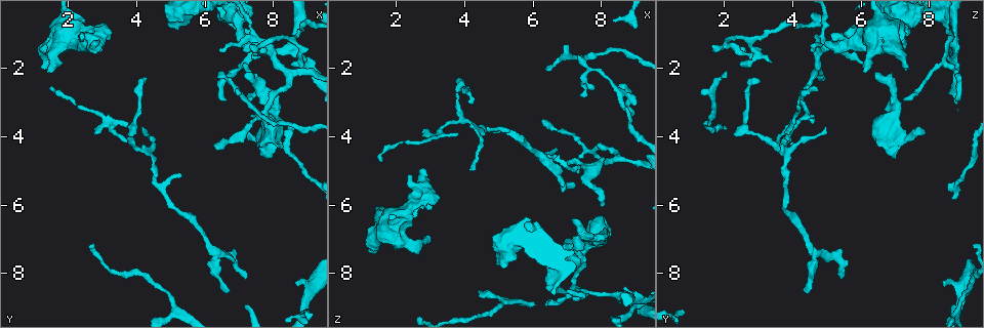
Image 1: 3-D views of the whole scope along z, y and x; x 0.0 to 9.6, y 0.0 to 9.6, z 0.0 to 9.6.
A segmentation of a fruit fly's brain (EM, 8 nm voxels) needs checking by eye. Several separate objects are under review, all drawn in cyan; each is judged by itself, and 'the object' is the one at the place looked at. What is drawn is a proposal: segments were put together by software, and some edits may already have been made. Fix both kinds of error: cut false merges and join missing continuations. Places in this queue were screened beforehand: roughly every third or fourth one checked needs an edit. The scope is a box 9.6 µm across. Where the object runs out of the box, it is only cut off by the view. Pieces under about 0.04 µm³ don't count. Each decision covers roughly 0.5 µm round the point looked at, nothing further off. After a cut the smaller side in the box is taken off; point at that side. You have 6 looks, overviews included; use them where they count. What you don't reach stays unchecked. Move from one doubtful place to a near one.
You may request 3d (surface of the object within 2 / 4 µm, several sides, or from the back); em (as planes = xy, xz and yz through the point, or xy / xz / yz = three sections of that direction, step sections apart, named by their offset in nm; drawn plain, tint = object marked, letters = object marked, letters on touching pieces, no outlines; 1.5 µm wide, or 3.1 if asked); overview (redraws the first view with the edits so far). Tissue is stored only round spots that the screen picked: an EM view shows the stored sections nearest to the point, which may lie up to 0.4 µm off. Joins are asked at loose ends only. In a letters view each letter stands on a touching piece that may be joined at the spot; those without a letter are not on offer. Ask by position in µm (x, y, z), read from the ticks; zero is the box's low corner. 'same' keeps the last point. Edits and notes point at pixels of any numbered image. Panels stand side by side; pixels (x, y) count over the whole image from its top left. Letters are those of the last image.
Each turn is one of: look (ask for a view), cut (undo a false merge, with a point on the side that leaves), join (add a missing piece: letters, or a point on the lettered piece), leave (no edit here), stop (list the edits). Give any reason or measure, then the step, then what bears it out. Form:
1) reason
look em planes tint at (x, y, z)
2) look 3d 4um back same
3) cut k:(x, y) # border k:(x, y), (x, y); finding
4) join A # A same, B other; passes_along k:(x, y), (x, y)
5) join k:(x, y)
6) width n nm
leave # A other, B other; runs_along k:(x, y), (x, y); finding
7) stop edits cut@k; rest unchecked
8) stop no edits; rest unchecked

thin end
look em xz step 4 letters at (2.80, 3.95, 3.85)

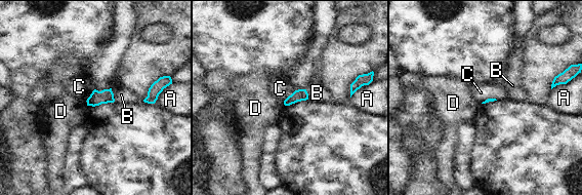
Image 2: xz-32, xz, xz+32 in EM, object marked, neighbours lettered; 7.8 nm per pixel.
cut it another way
look em planes letters same

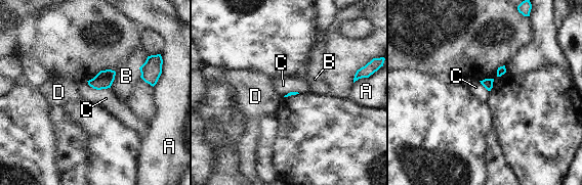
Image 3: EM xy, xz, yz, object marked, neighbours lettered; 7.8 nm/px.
leave # A other, B other, C other, D other; border 3:(86, 81), (96, 89), (110, 88); none of them fits

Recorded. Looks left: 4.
branch stops here
look em xz step 8 tint at (5.25, 5.00, 3.75)

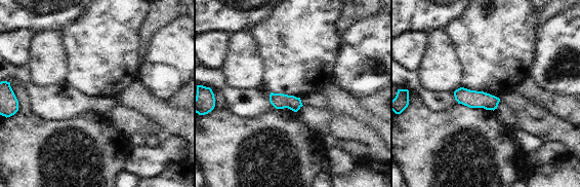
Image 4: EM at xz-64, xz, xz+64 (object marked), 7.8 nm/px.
look em planes letters same

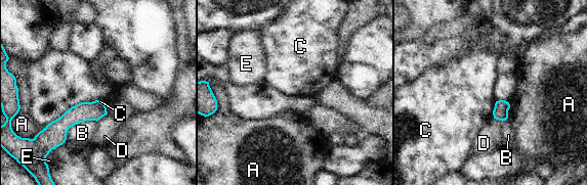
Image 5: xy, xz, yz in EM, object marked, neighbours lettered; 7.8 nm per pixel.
leave # A other, B other, C other, D other, E other; border 5:(496, 101), (493, 107), (493, 117); none of them fits

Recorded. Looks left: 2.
thick end
look 3d 4um at (2.00, 0.55, 7.25)

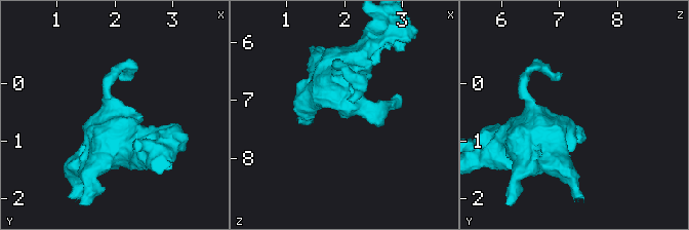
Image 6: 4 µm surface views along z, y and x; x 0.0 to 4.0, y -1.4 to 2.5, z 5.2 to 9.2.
look em planes letters at (2.05, 0.55, 7.20)

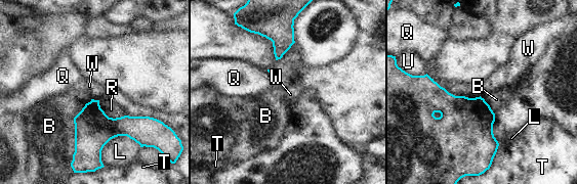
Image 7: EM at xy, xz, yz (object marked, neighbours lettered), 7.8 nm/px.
leave # B other, L other, Q other, R other, T other, U other, W other; border 7:(91, 98), (98, 100); none of them fits

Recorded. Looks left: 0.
stop no edits; rest unchecked

